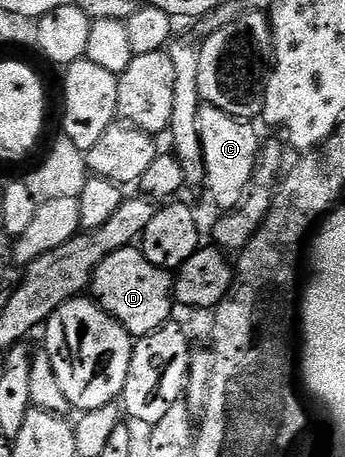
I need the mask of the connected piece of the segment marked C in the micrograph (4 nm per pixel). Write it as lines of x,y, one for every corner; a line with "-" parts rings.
203,104
198,113
200,144
204,148
206,165
205,189
210,190
210,198
219,206
219,211
229,212
242,205
251,182
254,181
254,170
258,166
260,141
249,121
233,118
215,106

